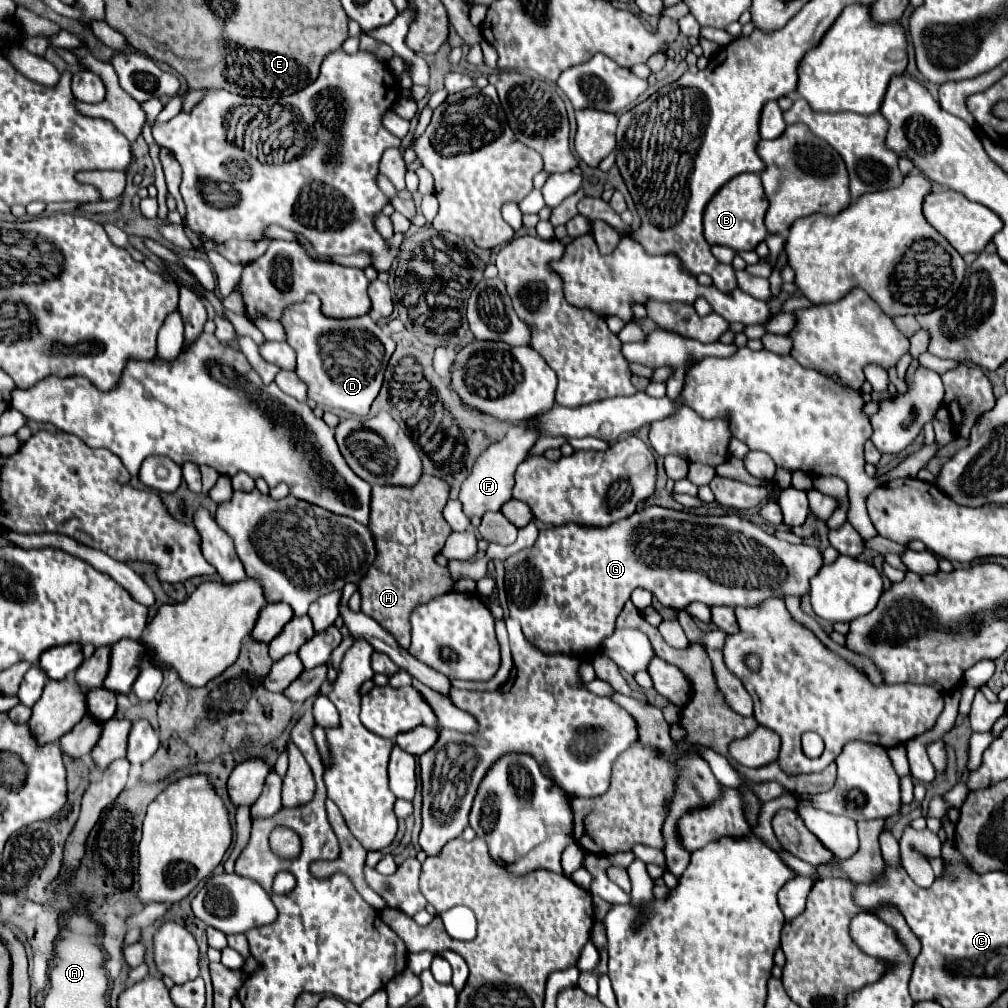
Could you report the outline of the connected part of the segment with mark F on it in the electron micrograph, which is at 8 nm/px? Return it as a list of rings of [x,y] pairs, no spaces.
[[[512,425],[510,431],[502,441],[492,443],[486,447],[480,455],[478,461],[472,467],[472,473],[464,479],[462,489],[460,489],[460,503],[464,507],[464,513],[470,517],[482,517],[486,511],[500,511],[504,501],[512,497],[512,477],[516,473],[516,467],[528,457],[528,451],[536,443],[536,433],[530,427],[516,427]]]

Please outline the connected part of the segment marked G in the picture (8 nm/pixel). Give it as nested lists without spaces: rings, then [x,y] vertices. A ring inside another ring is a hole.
[[[644,507],[608,527],[562,525],[540,531],[538,541],[504,561],[508,611],[518,619],[530,643],[544,653],[566,653],[586,659],[600,653],[602,639],[614,631],[616,617],[634,589],[646,589],[664,607],[684,609],[692,601],[726,607],[756,607],[768,597],[804,595],[808,581],[822,569],[822,551],[810,545],[792,545],[768,535],[758,525],[738,517],[702,517],[664,507]]]

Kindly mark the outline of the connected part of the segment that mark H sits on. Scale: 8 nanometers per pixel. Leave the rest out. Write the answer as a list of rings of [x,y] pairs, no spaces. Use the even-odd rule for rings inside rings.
[[[426,473],[412,487],[372,487],[372,513],[368,527],[374,535],[378,557],[358,583],[358,591],[362,595],[362,611],[392,633],[402,649],[410,645],[410,611],[454,587],[448,569],[434,561],[442,551],[446,537],[452,533],[452,527],[442,517],[448,493],[450,485],[444,479]]]

